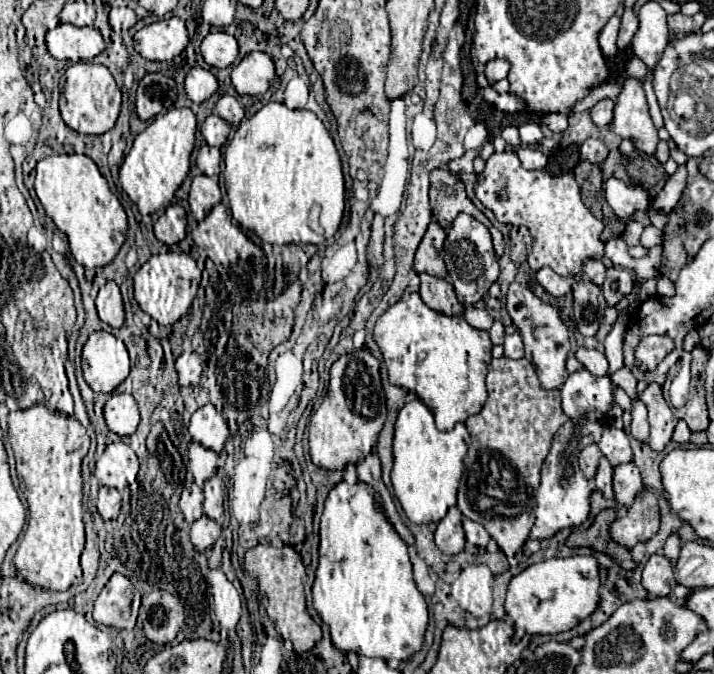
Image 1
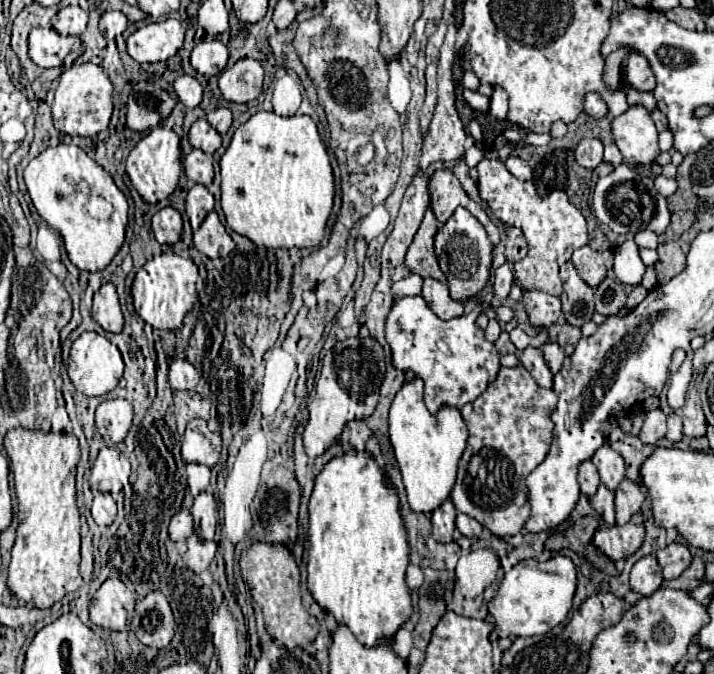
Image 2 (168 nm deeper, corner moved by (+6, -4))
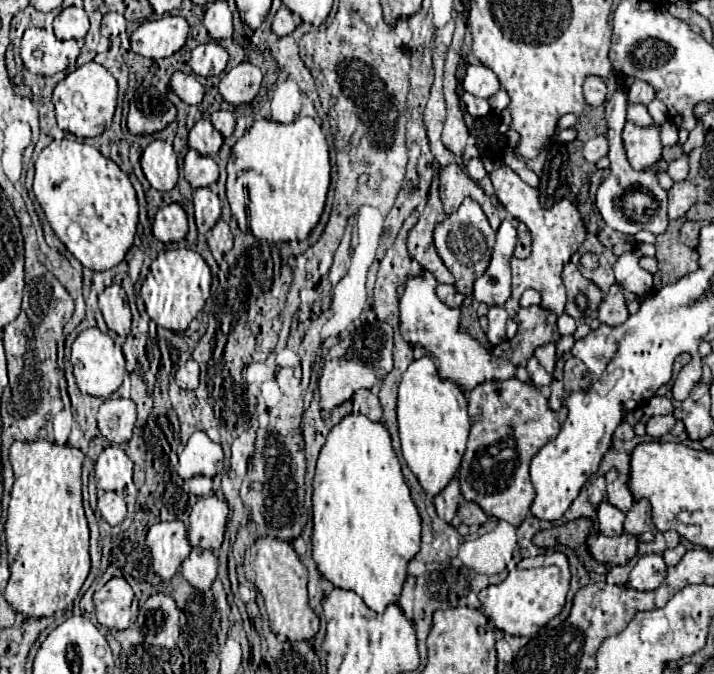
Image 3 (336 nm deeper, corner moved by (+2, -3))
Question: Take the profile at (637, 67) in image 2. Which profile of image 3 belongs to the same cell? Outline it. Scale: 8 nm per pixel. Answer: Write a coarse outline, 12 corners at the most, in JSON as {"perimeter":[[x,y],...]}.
{"perimeter":[[632,80],[628,90],[630,102],[648,104],[654,88],[644,80]]}

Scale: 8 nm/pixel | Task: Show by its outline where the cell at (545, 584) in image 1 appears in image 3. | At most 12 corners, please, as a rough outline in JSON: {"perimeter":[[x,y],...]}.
{"perimeter":[[521,560],[478,598],[493,626],[532,636],[566,604],[570,566]]}

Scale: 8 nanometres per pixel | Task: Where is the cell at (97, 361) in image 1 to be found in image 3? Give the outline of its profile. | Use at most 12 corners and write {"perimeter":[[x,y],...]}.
{"perimeter":[[98,328],[72,344],[82,394],[108,398],[122,384],[124,354]]}

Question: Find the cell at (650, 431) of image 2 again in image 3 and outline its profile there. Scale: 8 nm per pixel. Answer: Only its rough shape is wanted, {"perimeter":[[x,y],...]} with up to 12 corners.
{"perimeter":[[652,416],[646,434],[660,438],[672,430],[674,416]]}

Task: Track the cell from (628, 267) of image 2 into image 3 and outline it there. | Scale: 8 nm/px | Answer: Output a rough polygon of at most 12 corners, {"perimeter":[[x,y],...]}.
{"perimeter":[[634,250],[618,256],[616,282],[624,290],[646,296],[652,274]]}

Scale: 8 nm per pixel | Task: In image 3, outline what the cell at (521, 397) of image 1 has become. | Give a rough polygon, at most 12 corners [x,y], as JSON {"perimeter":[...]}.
{"perimeter":[[532,382],[468,396],[472,430],[458,470],[464,500],[520,526],[528,472],[560,432]]}

